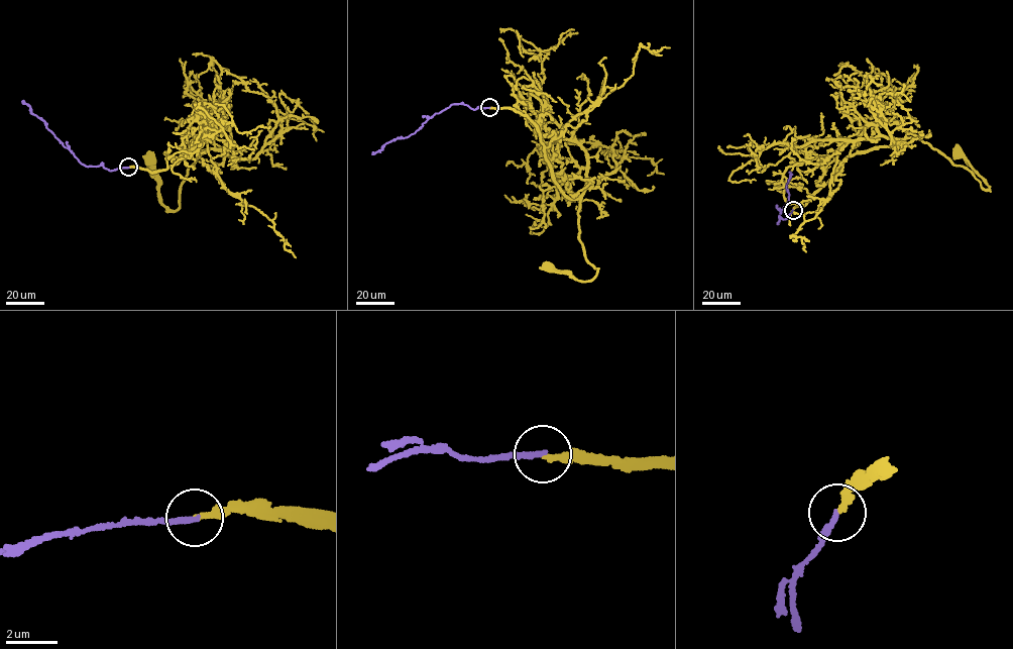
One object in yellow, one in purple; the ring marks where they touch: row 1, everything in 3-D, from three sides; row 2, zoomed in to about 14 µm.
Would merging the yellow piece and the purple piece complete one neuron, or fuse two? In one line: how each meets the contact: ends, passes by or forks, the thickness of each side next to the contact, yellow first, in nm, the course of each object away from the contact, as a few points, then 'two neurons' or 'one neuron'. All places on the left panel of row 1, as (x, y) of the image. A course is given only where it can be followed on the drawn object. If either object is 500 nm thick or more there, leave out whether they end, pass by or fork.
yellow ends | purple ends | 200/200 nm | yellow via (128, 167), (160, 171), (191, 143), (213, 148), (190, 167), (174, 211), (161, 203), (150, 160) | purple via (128, 167), (110, 171), (102, 165), (87, 167), (21, 101) | two neurons

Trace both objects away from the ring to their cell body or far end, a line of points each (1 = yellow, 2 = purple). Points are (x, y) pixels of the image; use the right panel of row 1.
1: (793, 209), (810, 200), (848, 156), (898, 145), (905, 138), (928, 142), (987, 190), (986, 181), (959, 152)
2: (793, 209), (790, 218), (780, 217), (778, 224), (779, 214), (788, 200), (785, 186), (790, 173)

